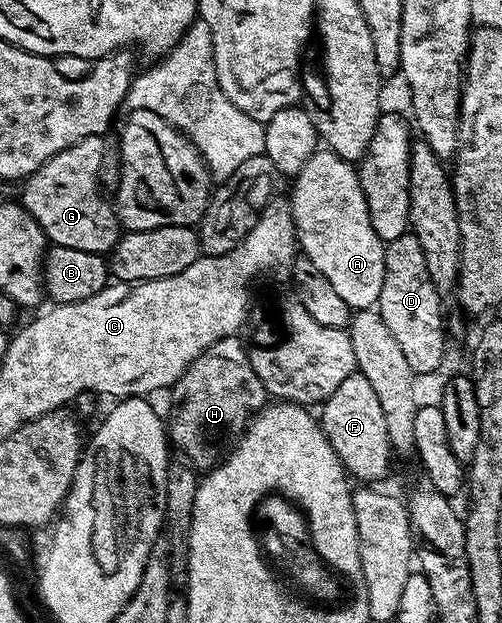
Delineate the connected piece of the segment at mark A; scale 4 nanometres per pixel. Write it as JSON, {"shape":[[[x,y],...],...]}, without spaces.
{"shape":[[[319,149],[293,178],[292,185],[292,197],[288,199],[288,204],[293,215],[299,248],[323,272],[328,283],[339,293],[340,299],[348,303],[351,310],[373,308],[378,302],[384,283],[386,248],[385,242],[382,242],[372,228],[368,217],[368,205],[364,200],[355,166],[330,150]]]}

